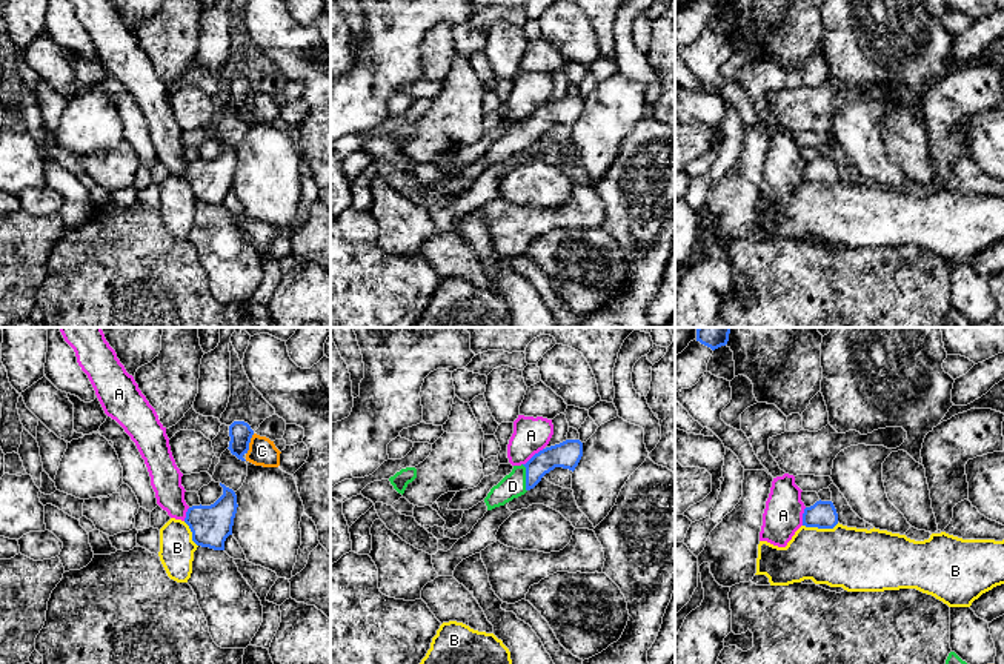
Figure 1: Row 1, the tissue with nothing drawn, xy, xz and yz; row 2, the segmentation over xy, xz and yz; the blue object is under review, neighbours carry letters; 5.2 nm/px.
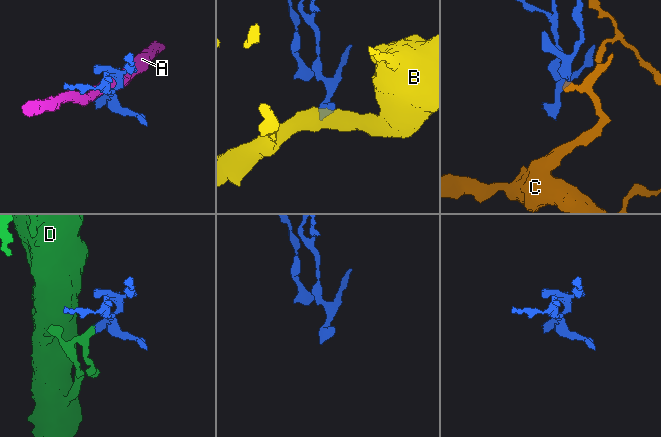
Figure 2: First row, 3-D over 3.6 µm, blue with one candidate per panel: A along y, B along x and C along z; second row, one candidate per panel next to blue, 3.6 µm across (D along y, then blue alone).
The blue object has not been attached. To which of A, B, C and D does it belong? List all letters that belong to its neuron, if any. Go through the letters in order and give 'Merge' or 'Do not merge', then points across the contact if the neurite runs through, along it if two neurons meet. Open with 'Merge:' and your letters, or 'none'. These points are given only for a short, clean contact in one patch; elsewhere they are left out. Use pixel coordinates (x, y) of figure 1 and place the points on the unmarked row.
Merge: D
A: Do not merge. Boundary: xz (543, 103), (523, 120)
B: Do not merge. Boundary: yz (838, 179), (832, 183), (803, 182)
C: Do not merge. Boundary: xy (254, 89), (246, 109)
D: Merge. Path across: xz (566, 109), (548, 114), (526, 134), (512, 142)

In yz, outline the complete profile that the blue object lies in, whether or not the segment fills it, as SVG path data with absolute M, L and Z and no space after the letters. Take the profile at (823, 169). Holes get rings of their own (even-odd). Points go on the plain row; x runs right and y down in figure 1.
M816 157L806 163L803 169L803 181L818 184L833 184L838 180L838 169L832 157Z

